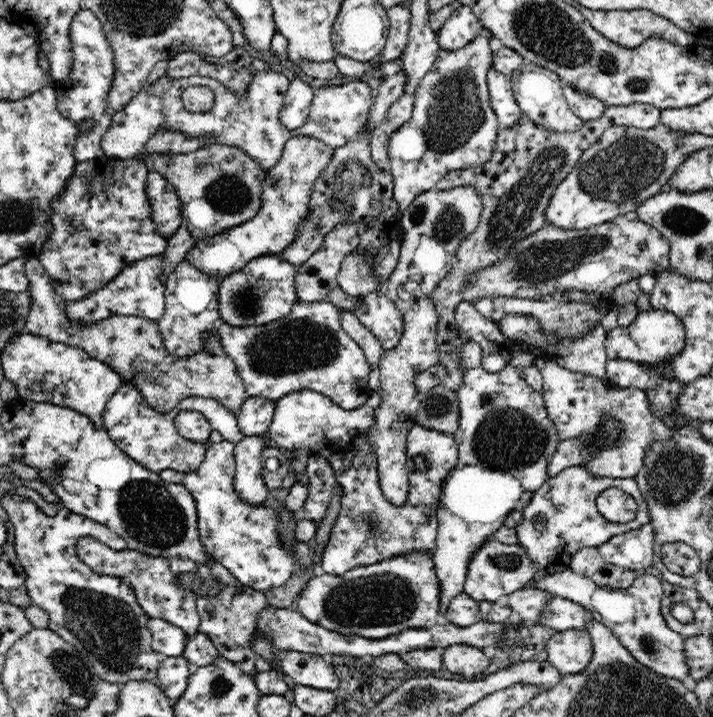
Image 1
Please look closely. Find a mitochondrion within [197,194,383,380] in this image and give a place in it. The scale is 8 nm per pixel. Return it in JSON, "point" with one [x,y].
{"point":[246,300]}

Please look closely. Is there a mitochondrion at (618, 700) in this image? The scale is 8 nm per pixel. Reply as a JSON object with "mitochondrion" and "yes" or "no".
{"mitochondrion":"yes"}

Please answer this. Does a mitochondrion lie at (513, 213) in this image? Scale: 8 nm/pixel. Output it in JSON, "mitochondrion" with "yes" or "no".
{"mitochondrion":"yes"}

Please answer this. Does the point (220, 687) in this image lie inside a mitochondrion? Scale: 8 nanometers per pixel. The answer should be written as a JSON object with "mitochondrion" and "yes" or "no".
{"mitochondrion":"yes"}

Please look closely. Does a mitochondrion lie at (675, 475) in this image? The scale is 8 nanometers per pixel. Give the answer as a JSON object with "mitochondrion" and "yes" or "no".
{"mitochondrion":"yes"}

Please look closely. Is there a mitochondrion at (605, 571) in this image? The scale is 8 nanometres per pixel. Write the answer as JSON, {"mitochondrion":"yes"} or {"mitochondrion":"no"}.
{"mitochondrion":"no"}

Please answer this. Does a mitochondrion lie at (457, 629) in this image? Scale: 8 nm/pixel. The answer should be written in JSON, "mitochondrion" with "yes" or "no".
{"mitochondrion":"no"}

